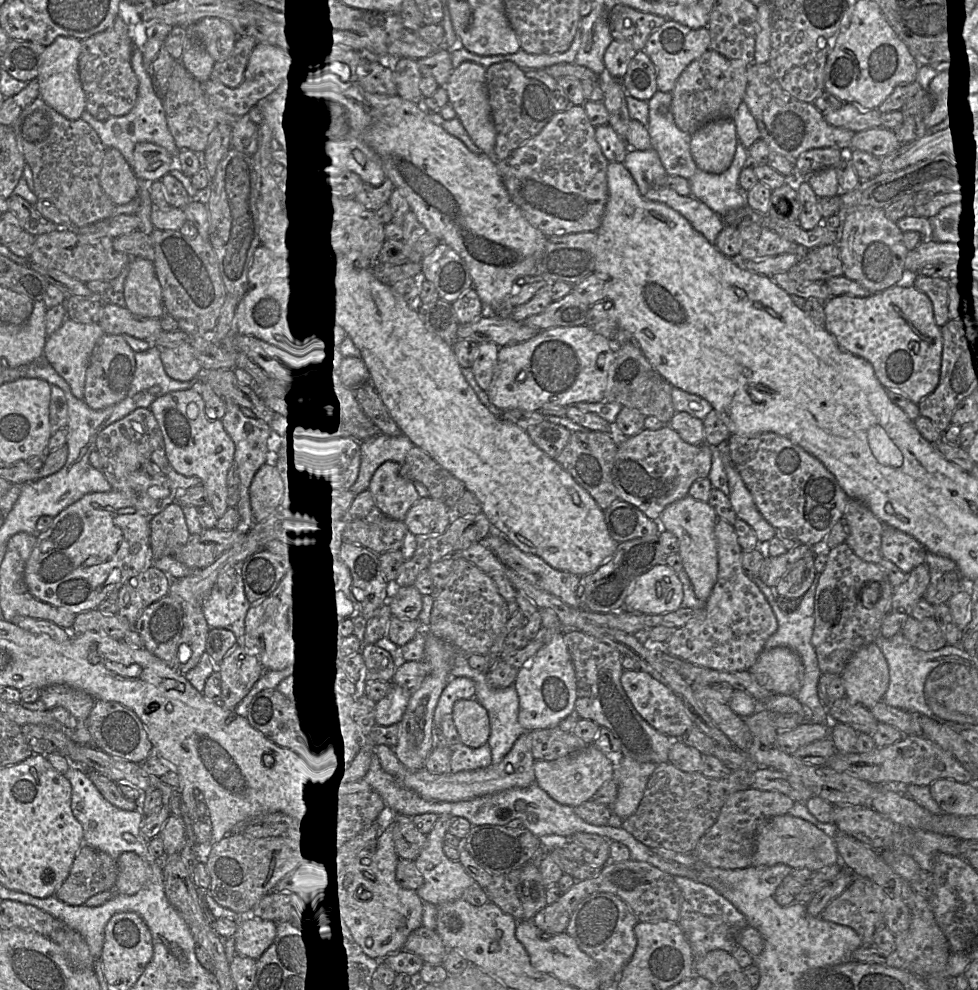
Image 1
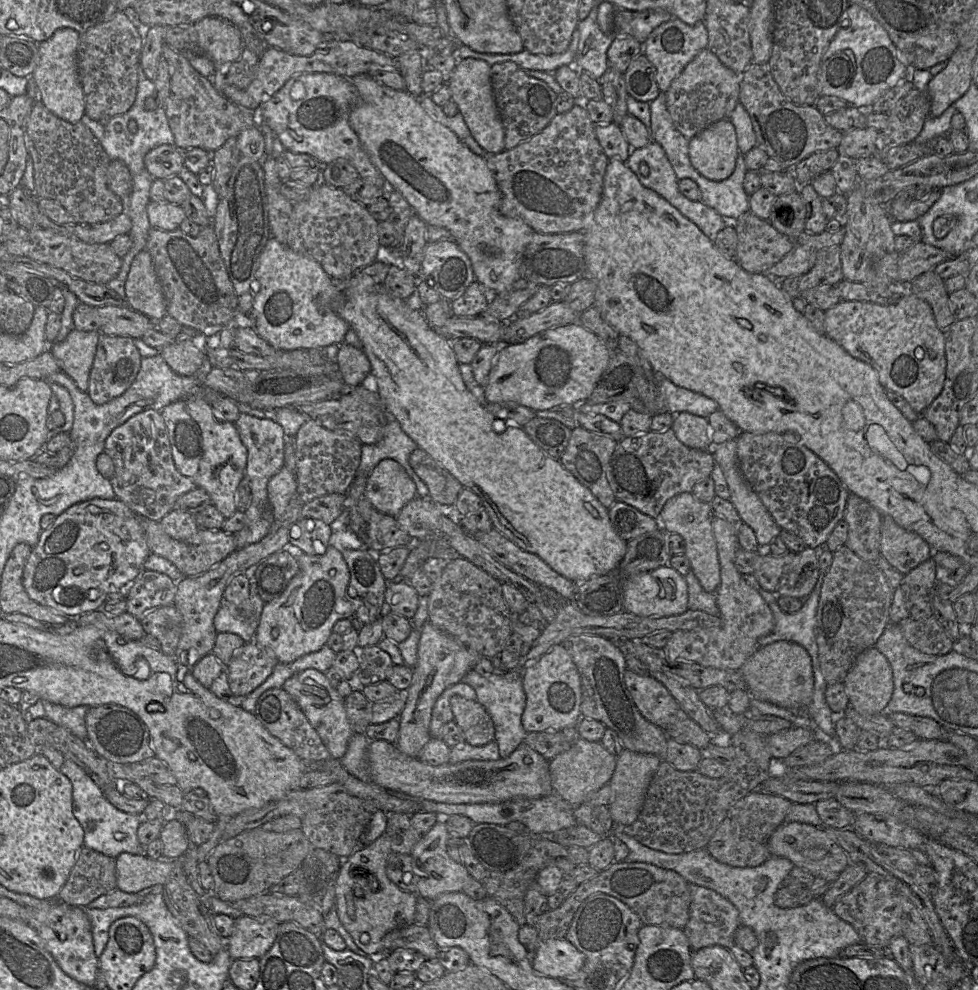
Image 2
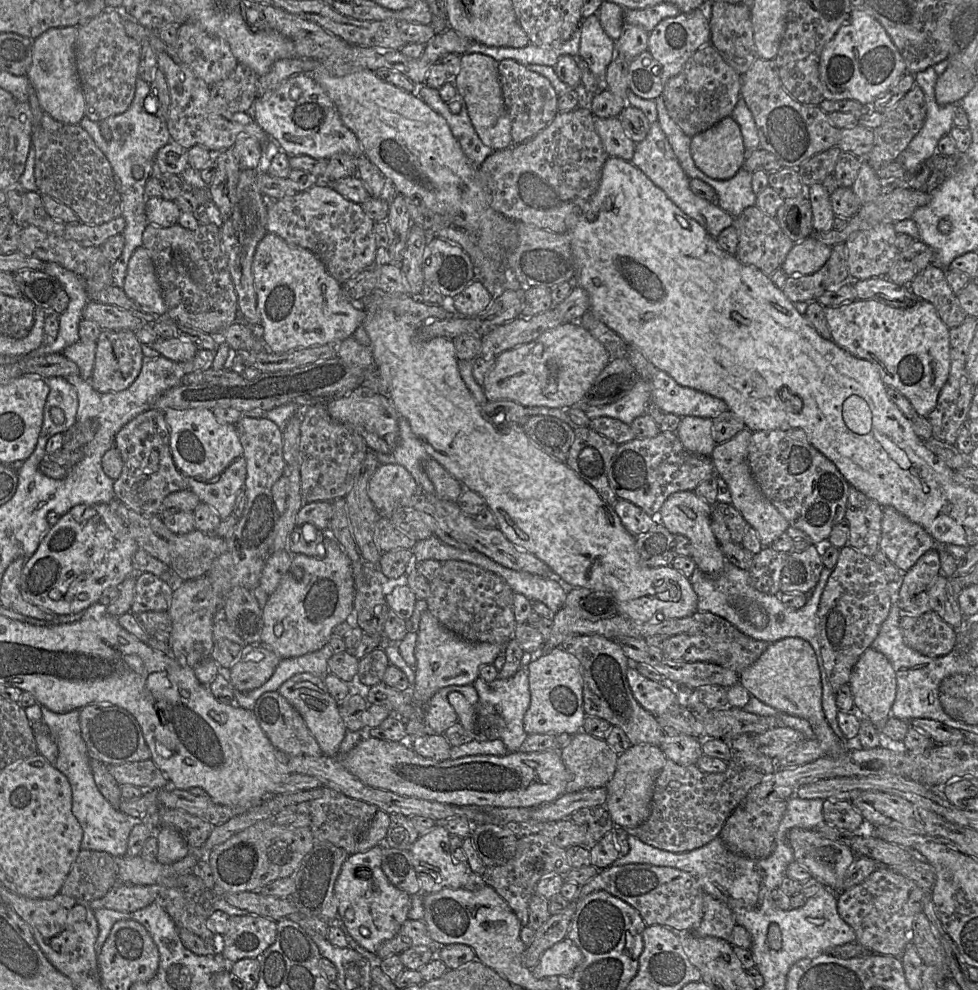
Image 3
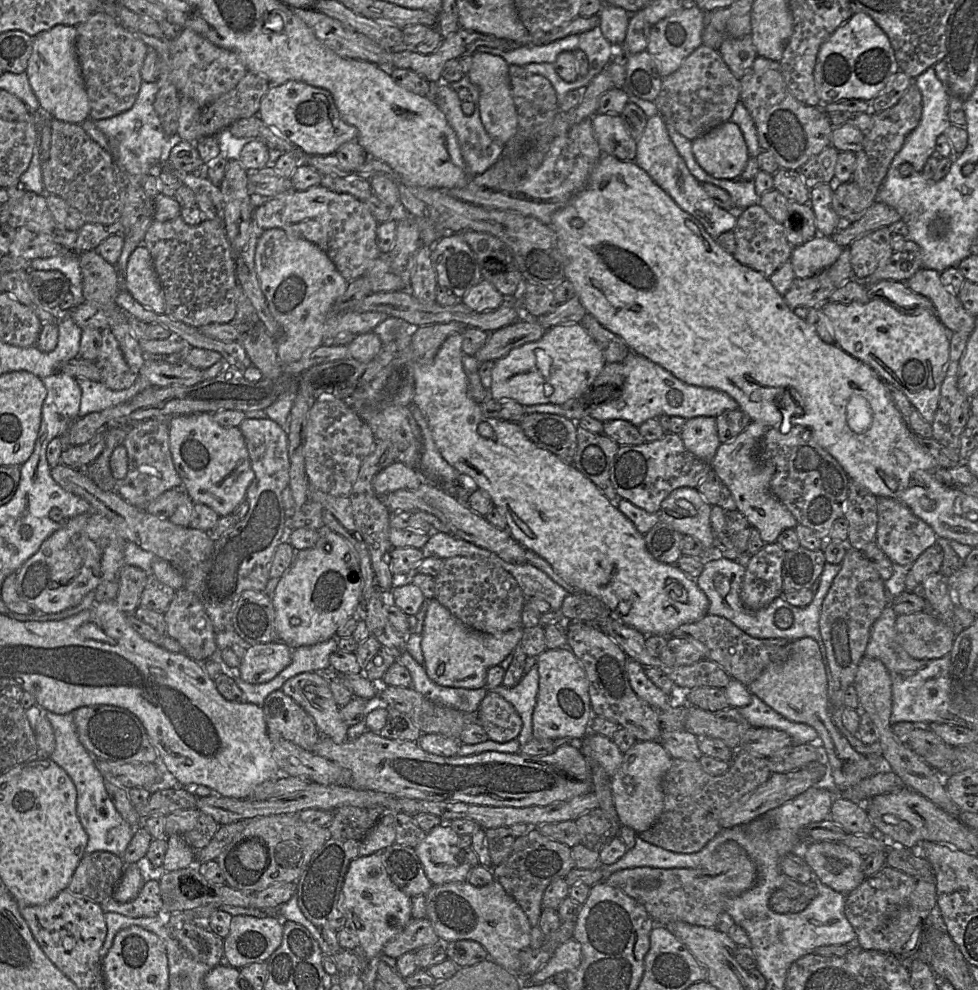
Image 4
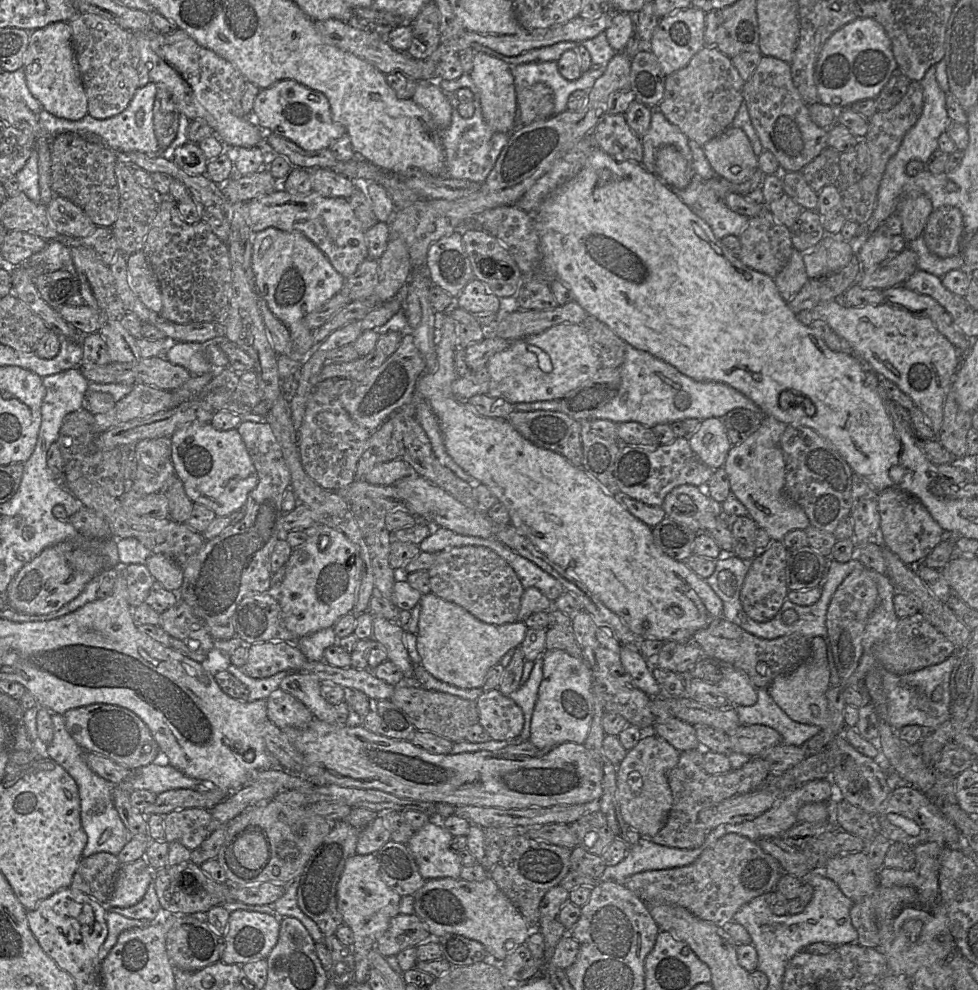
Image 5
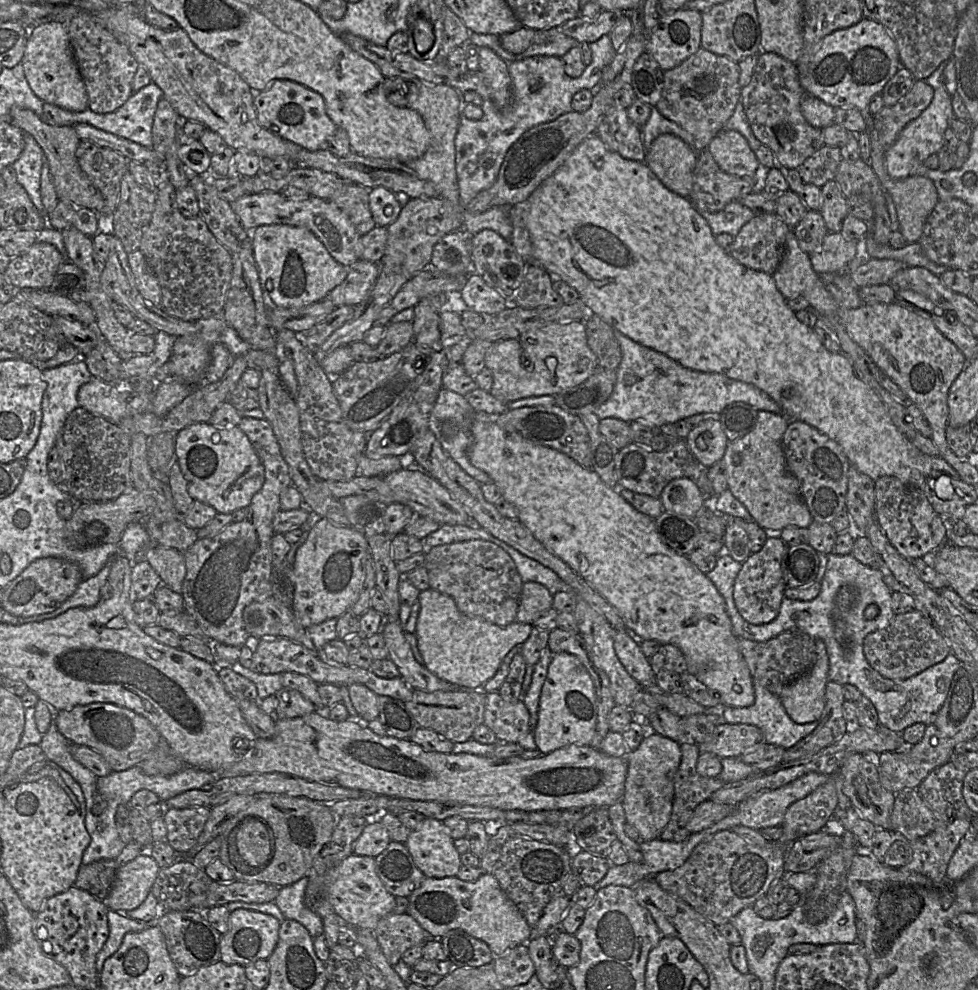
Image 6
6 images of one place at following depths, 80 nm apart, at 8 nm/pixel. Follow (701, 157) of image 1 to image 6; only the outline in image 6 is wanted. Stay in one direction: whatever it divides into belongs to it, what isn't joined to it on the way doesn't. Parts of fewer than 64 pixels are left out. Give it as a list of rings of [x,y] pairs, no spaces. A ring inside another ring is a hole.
[[[735,130],[719,131],[706,149],[720,169],[728,174],[760,179],[764,173],[745,137]]]

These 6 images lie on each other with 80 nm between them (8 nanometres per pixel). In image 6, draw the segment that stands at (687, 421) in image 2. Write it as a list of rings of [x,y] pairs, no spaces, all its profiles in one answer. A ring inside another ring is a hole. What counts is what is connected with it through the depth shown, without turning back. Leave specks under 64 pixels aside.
[[[717,417],[704,419],[684,440],[692,455],[706,468],[722,460],[729,442]]]

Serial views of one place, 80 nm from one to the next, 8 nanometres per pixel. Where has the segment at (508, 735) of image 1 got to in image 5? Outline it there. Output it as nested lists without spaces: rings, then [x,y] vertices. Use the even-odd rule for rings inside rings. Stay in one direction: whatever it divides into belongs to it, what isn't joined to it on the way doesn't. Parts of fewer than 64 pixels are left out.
[[[543,653],[534,661],[534,666],[529,679],[520,687],[509,694],[512,699],[523,711],[524,726],[520,734],[522,741],[529,741],[531,730],[531,720],[536,705],[538,690],[543,678]]]

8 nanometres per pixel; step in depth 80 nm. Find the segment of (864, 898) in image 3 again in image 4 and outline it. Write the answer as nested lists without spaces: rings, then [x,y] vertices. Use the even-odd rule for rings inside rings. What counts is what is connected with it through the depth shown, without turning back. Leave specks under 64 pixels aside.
[[[885,865],[846,895],[845,916],[857,935],[858,946],[861,949],[876,950],[896,956],[909,956],[909,953],[920,945],[925,921],[936,905],[934,873],[932,877],[915,877]]]

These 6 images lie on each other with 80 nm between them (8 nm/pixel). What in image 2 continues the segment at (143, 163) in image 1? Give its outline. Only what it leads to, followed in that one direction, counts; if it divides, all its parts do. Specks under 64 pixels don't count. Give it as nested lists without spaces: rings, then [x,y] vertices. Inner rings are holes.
[[[160,145],[145,155],[145,167],[154,179],[164,180],[172,175],[178,175],[184,166],[183,152],[185,150],[176,145]]]

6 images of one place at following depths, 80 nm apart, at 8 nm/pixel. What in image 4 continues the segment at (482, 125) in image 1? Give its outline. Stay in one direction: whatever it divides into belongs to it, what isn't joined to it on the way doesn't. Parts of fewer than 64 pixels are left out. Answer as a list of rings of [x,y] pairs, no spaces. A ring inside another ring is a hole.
[[[475,53],[471,55],[471,59],[471,68],[466,76],[479,89],[477,107],[482,125],[494,141],[505,145],[518,131],[517,111],[509,81],[509,65],[502,58],[487,53]]]

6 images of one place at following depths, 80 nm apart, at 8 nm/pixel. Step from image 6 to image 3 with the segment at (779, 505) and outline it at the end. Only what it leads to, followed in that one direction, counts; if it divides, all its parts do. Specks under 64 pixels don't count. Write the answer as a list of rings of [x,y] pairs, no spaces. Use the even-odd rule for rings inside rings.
[[[744,428],[730,440],[716,444],[711,458],[714,464],[715,474],[721,476],[728,484],[733,506],[742,514],[744,519],[758,533],[763,547],[769,547],[774,540],[790,527],[787,519],[763,494],[756,483],[747,460],[748,445],[753,431]]]

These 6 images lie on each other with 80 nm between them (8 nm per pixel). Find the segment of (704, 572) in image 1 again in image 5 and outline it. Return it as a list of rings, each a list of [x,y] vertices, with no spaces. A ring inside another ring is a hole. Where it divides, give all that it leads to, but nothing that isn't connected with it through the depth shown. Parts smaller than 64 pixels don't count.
[[[683,484],[672,489],[664,498],[661,505],[665,516],[684,524],[697,533],[706,533],[706,530],[713,527],[719,512],[722,512],[720,502],[712,499],[702,487]]]

